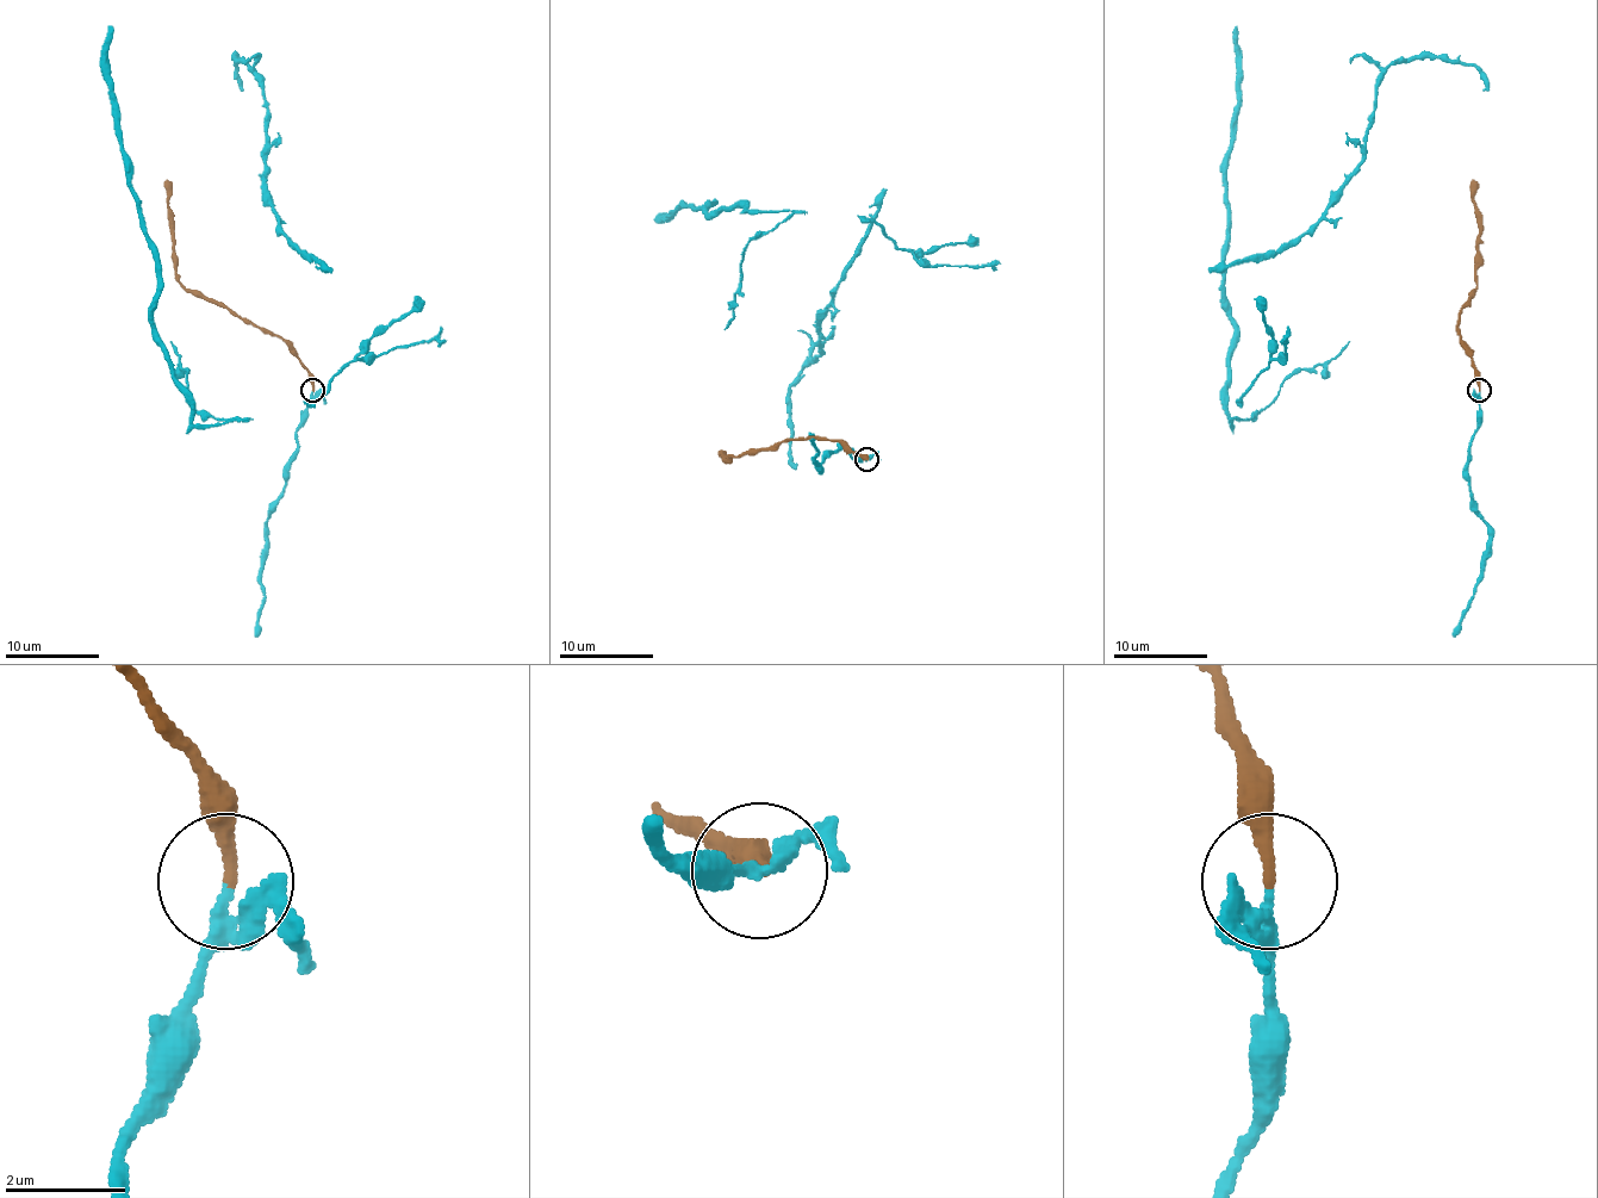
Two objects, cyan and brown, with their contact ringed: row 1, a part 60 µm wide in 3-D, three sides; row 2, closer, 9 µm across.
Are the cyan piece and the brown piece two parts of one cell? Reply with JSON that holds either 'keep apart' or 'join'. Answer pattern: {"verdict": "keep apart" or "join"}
{"verdict": "join"}

